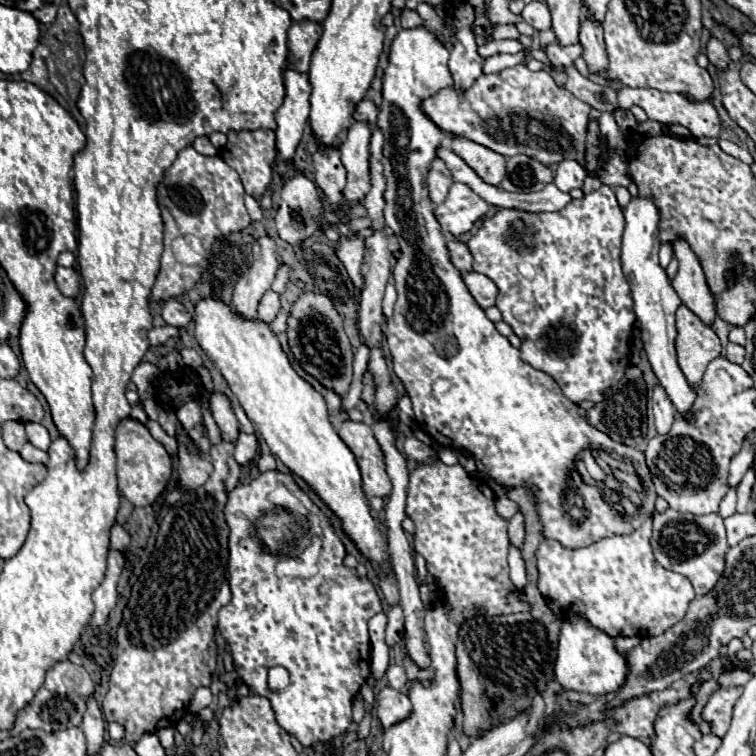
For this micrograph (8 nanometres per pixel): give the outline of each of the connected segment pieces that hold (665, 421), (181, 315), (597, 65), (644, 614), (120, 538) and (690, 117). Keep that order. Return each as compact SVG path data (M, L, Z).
M656 384L652 392L652 402L654 402L654 418L656 418L656 430L658 434L666 434L672 426L674 420L674 406L666 394L666 390Z
M170 298L164 302L162 306L162 318L170 324L170 326L176 326L176 328L184 328L190 324L192 316L190 312L184 308L184 304L180 304L178 300Z
M586 14L580 22L580 44L584 46L584 60L592 72L600 72L608 66L602 26L596 26L596 22L592 22L592 18L588 18Z
M646 518L640 528L632 534L614 534L600 542L594 542L584 548L566 548L556 540L544 540L536 550L536 566L538 566L538 590L548 602L548 608L562 622L570 620L570 616L586 618L594 628L602 630L608 636L660 636L670 626L680 622L688 610L688 604L694 600L692 584L686 576L670 572L662 568L650 548L652 536L652 518Z
M114 526L112 534L110 534L110 548L112 550L124 550L128 542L130 542L128 532L122 526Z
M626 86L618 92L616 102L620 108L632 108L636 104L648 114L648 118L652 118L660 124L678 122L678 124L686 126L692 132L692 136L696 136L696 138L702 138L702 136L718 138L720 136L720 118L718 118L716 108L710 102L688 102L682 94L670 94L670 92L660 92L660 90L652 90L652 88L626 88Z

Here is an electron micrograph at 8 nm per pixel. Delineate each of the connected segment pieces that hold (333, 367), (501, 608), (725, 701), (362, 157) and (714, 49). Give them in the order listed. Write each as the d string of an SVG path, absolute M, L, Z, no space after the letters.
M300 292L298 300L292 304L288 320L288 344L296 358L296 362L306 370L314 380L318 380L324 388L332 390L340 398L348 394L348 388L352 384L354 372L352 372L352 346L344 332L344 322L336 308L332 306L332 300L328 294L316 294L316 292Z
M436 460L432 466L420 464L416 470L410 472L410 486L408 486L408 500L406 500L406 514L416 524L414 534L414 550L424 556L428 572L436 578L440 592L448 600L458 600L462 606L462 616L472 616L474 606L482 606L488 616L502 616L526 610L528 604L520 600L518 590L508 578L508 534L506 526L508 520L500 518L494 508L496 494L492 488L480 480L468 474L460 464L446 466L440 460Z
M734 686L734 688L720 688L710 702L706 704L702 718L708 720L712 724L712 732L716 736L724 736L728 726L730 726L730 718L732 718L732 706L736 704L736 700L740 698L742 688Z
M352 122L348 128L348 138L340 146L342 164L348 170L348 182L344 190L344 204L350 206L364 198L370 190L368 174L368 138L372 136L372 126L368 122Z
M710 38L710 42L708 42L708 48L706 48L708 52L708 60L710 60L710 64L714 64L718 70L726 70L728 68L728 64L730 64L730 58L728 58L728 52L726 52L726 48L722 46L722 42L720 40L716 40L716 38Z

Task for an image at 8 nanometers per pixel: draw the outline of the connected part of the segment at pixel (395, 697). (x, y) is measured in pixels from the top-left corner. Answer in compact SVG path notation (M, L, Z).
M384 686L376 694L374 712L380 718L382 726L390 728L396 722L402 722L404 718L408 718L408 714L412 712L412 704L410 704L406 694L398 692L398 690L392 690L390 686Z

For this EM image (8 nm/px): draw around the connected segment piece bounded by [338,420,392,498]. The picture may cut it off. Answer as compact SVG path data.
M346 420L338 428L338 436L344 440L344 444L356 456L356 462L362 470L362 482L364 482L366 496L368 498L388 496L392 490L392 484L390 484L388 474L386 474L384 454L382 454L380 444L376 442L376 438L372 434L372 428L364 422Z

